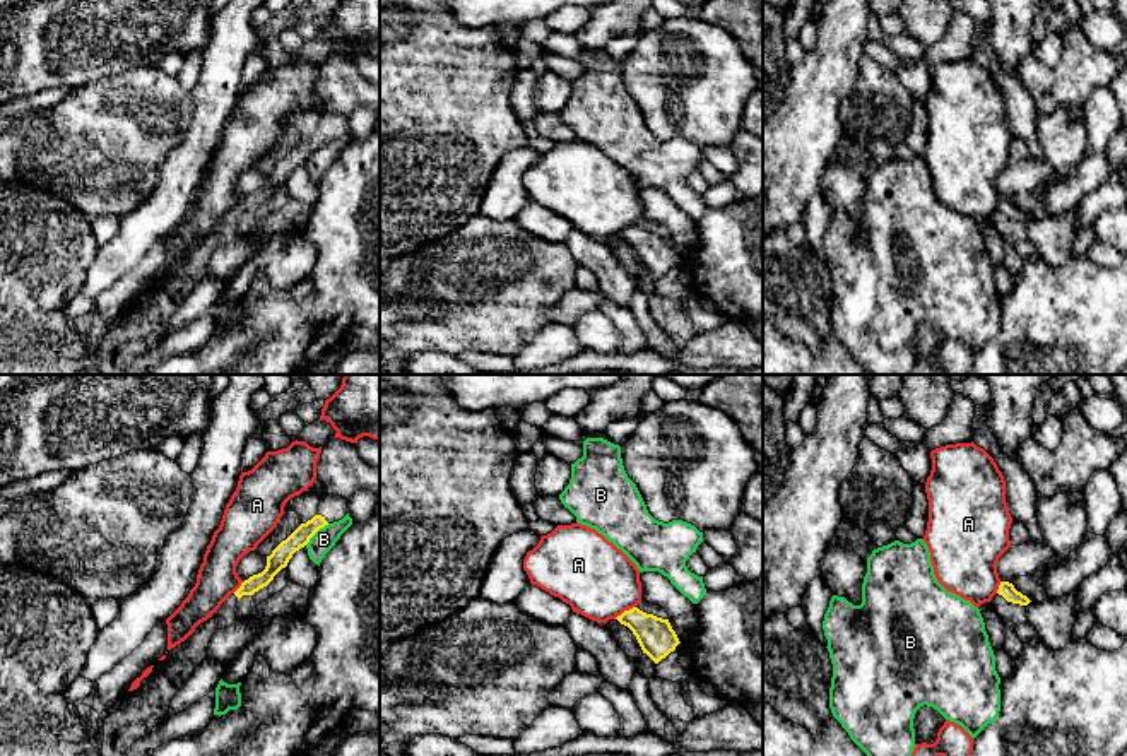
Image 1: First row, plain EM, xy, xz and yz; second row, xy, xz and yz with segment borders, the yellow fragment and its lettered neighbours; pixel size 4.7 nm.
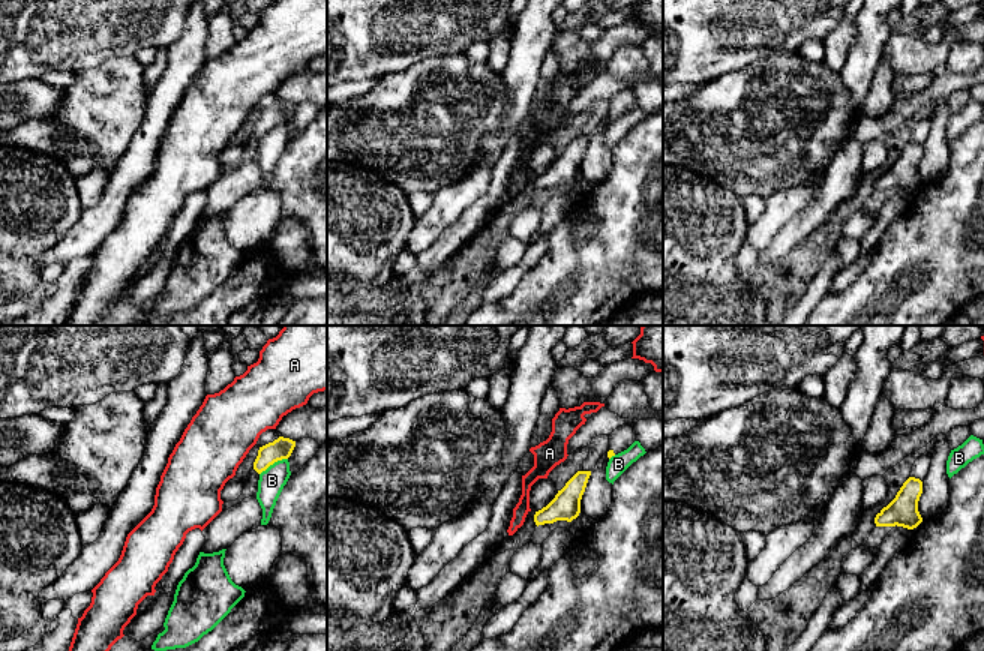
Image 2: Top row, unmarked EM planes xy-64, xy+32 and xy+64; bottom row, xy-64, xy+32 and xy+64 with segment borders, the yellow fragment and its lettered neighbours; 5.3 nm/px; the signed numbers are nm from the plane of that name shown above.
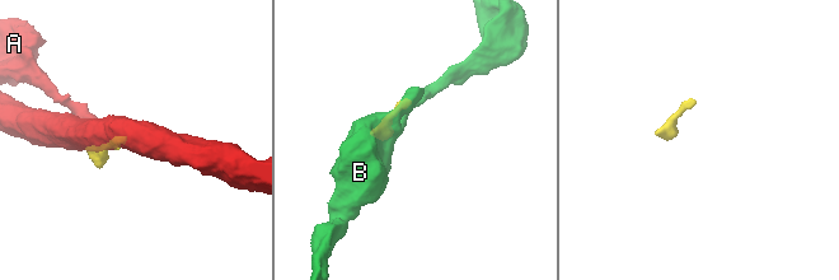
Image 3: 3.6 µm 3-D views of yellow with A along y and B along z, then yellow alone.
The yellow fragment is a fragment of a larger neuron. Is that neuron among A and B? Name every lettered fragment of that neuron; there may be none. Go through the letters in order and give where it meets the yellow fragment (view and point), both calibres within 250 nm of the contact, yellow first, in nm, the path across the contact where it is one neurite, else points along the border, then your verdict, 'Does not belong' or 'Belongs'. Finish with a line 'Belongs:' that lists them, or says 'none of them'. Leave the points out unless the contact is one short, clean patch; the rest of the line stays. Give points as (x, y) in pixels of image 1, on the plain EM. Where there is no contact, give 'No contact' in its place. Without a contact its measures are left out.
A: Touches yellow at xz (625, 228). Thickness 170 nm (yellow) against 360 nm. Boundary: xz (635, 223), (614, 235). Does not belong
B: Touches yellow at xy (317, 147). Thickness 90 nm (yellow) against 100 nm. Boundary: xy (329, 141), (305, 161). Does not belong
Belongs: none of them

